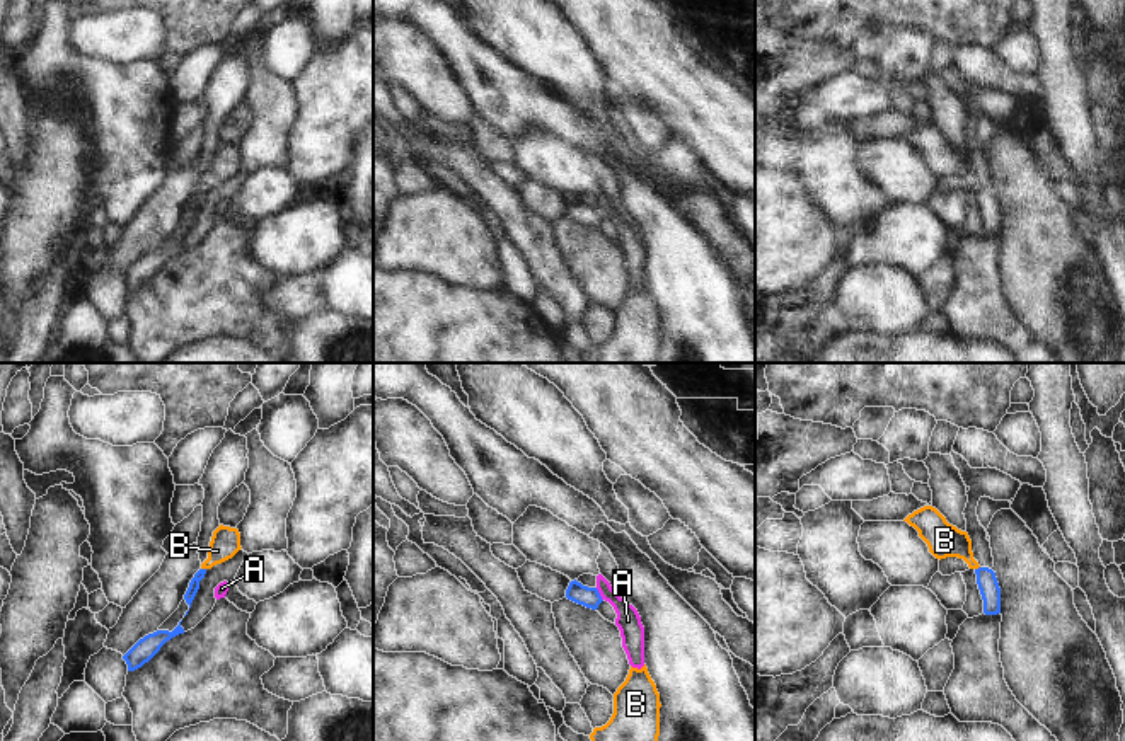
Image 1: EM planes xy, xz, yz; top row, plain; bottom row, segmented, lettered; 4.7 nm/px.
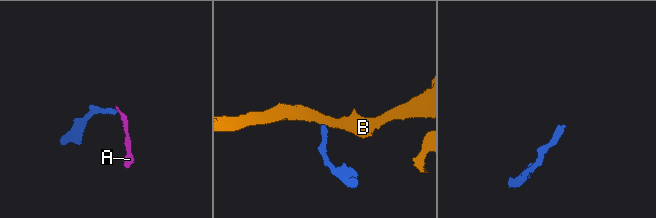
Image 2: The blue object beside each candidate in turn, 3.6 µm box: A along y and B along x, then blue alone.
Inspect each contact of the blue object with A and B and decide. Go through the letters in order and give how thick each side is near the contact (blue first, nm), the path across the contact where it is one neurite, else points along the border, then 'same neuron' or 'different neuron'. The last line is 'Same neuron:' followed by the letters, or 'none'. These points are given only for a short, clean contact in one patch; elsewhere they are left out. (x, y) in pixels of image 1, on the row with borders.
A: 100 nm thick on the blue side, 120 nm on the other; border along xz (595, 588), (602, 600); different neuron
B: 50 nm thick on the blue side, 140 nm on the other; border along xy (201, 568), (205, 569); different neuron
Same neuron: none

